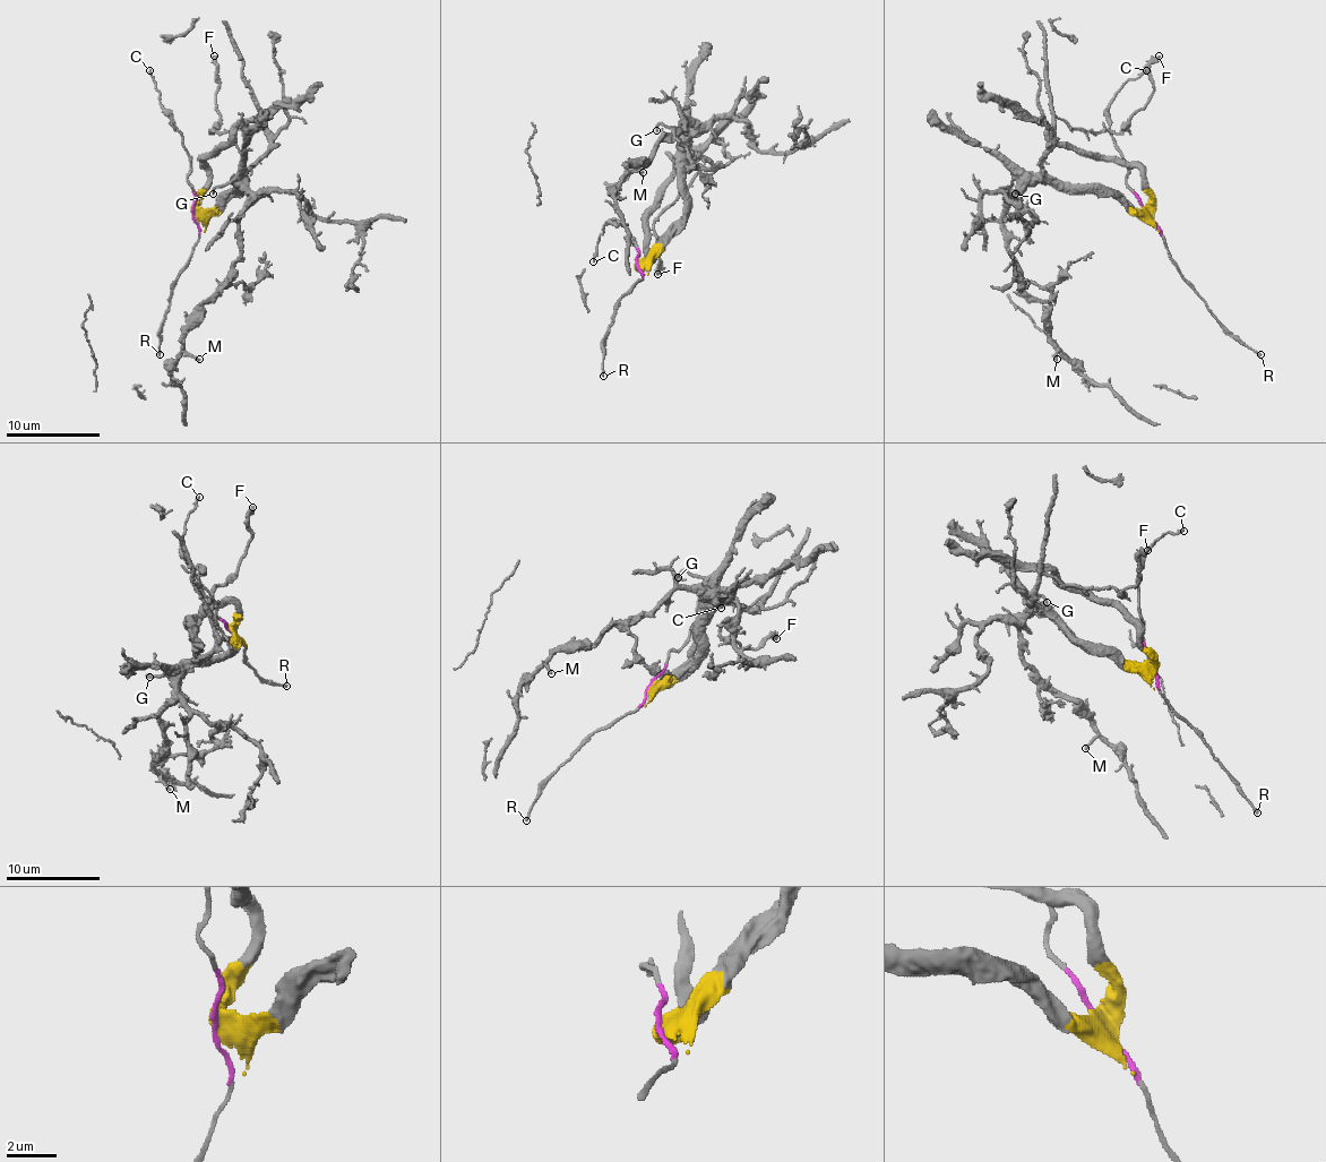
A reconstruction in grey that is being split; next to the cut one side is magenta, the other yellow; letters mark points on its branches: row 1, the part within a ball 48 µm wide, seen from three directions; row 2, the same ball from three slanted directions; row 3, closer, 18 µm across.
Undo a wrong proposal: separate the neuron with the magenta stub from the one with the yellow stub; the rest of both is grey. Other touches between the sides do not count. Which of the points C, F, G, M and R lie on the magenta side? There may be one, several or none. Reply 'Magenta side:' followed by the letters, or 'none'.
Magenta side: C, R

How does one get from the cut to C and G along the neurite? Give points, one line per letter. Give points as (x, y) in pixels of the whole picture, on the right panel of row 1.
C: (1148, 214), (1127, 182), (1125, 160), (1110, 131), (1108, 114), (1114, 93), (1145, 69)
G: (1148, 214), (1134, 214), (1103, 192), (1068, 192), (1047, 182), (1016, 180), (1009, 188), (1016, 195)

